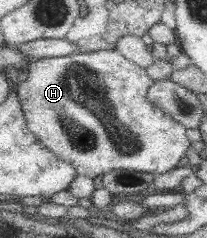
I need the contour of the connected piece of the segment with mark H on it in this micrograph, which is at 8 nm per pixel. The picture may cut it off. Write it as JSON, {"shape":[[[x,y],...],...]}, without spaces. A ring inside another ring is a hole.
{"shape":[[[116,49],[45,58],[31,63],[28,69],[27,78],[17,84],[16,90],[29,129],[57,158],[72,163],[78,176],[95,178],[113,170],[135,170],[161,175],[177,168],[177,164],[191,149],[191,142],[187,138],[188,128],[155,106],[148,97],[149,89],[156,83],[153,77],[147,75],[148,70],[129,61]]]}

